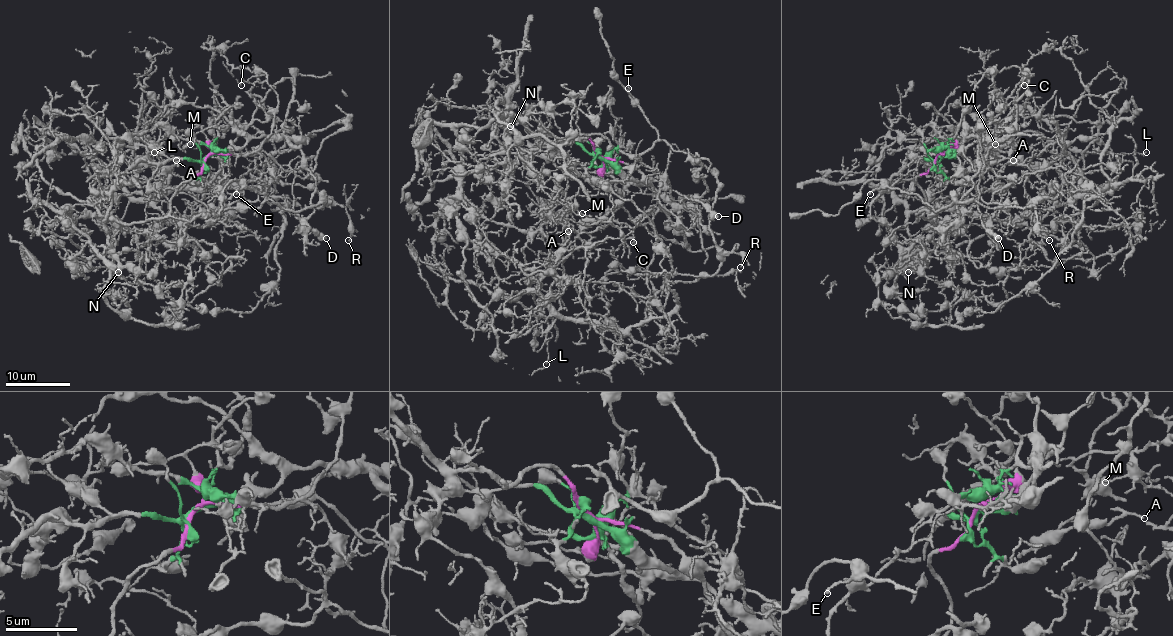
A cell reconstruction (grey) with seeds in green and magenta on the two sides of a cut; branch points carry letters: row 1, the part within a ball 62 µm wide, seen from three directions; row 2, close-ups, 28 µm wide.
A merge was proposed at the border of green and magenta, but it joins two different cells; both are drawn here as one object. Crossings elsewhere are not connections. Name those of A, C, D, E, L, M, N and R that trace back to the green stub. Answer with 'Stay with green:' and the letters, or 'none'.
Stay with green: A, C, L, M, N

